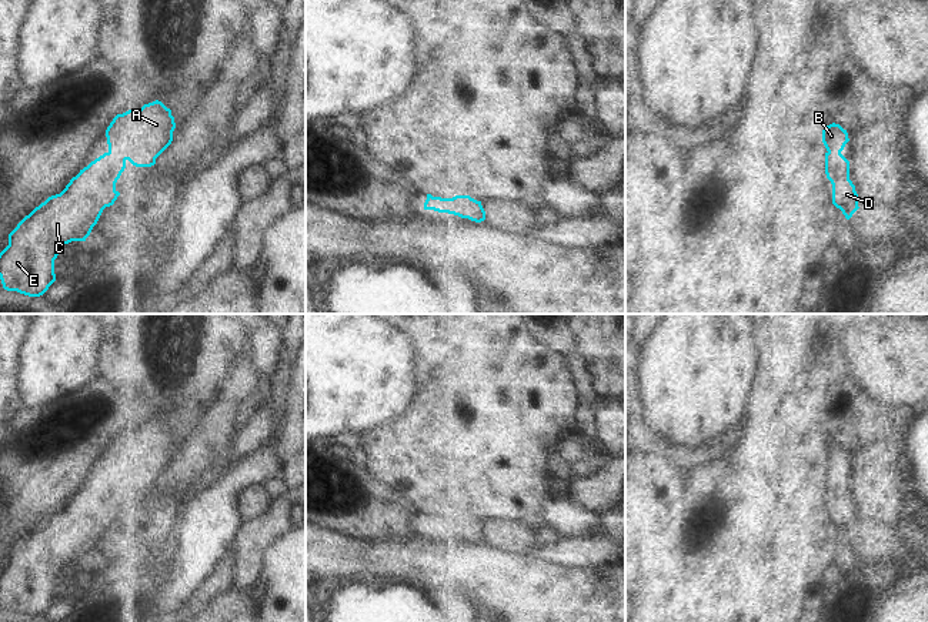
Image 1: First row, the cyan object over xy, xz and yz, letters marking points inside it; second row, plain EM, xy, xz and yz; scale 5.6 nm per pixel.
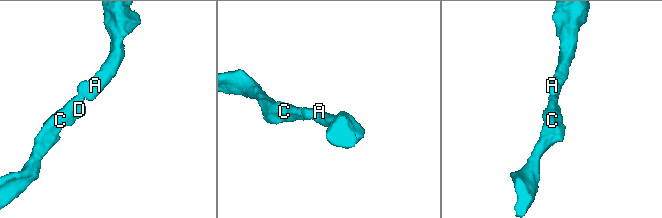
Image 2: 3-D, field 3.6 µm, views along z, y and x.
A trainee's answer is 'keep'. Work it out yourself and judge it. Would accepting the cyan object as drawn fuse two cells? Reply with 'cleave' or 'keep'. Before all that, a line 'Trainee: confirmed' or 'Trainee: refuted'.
Trainee: confirmed
keep

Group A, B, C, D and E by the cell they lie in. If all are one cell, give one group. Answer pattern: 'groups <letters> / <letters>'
groups A B C D E

